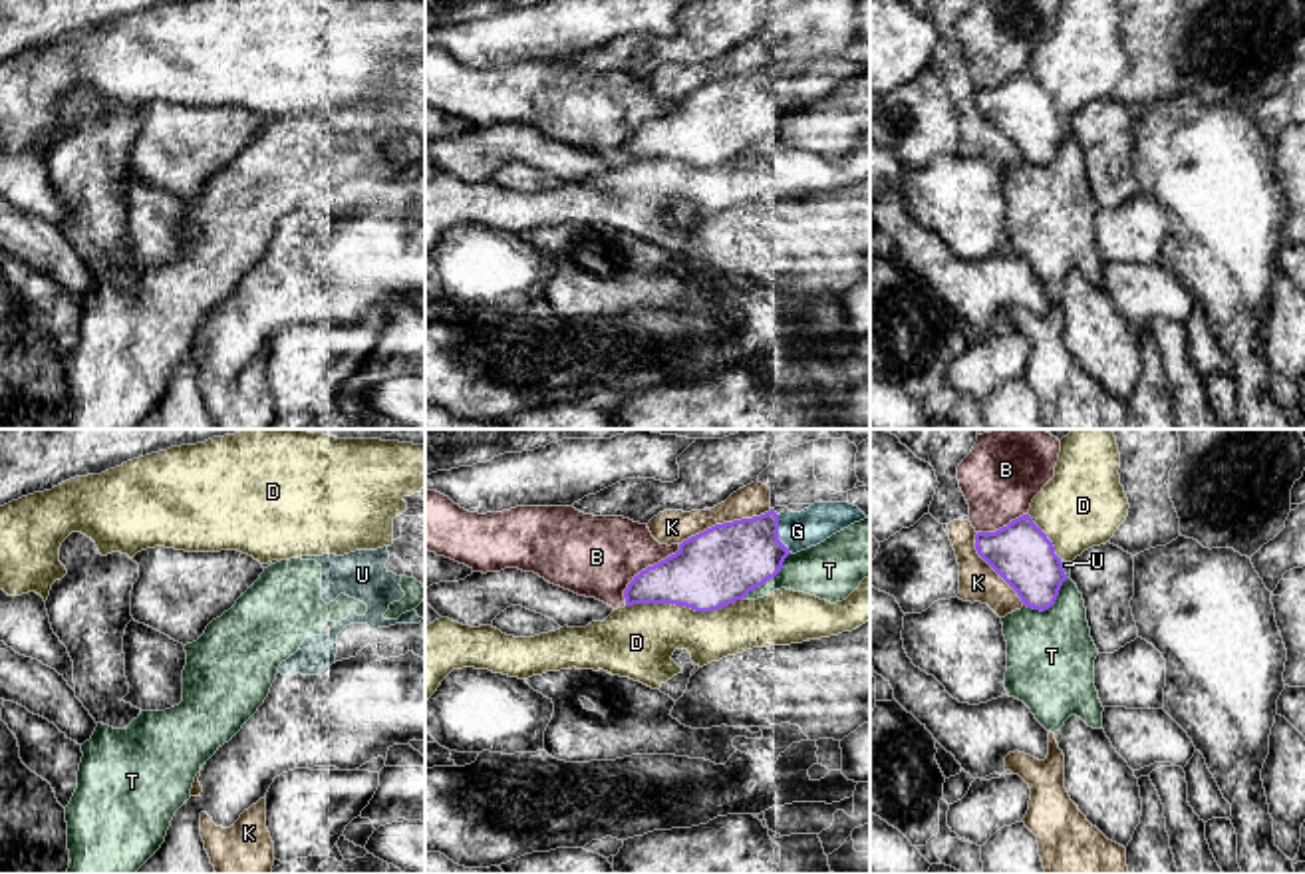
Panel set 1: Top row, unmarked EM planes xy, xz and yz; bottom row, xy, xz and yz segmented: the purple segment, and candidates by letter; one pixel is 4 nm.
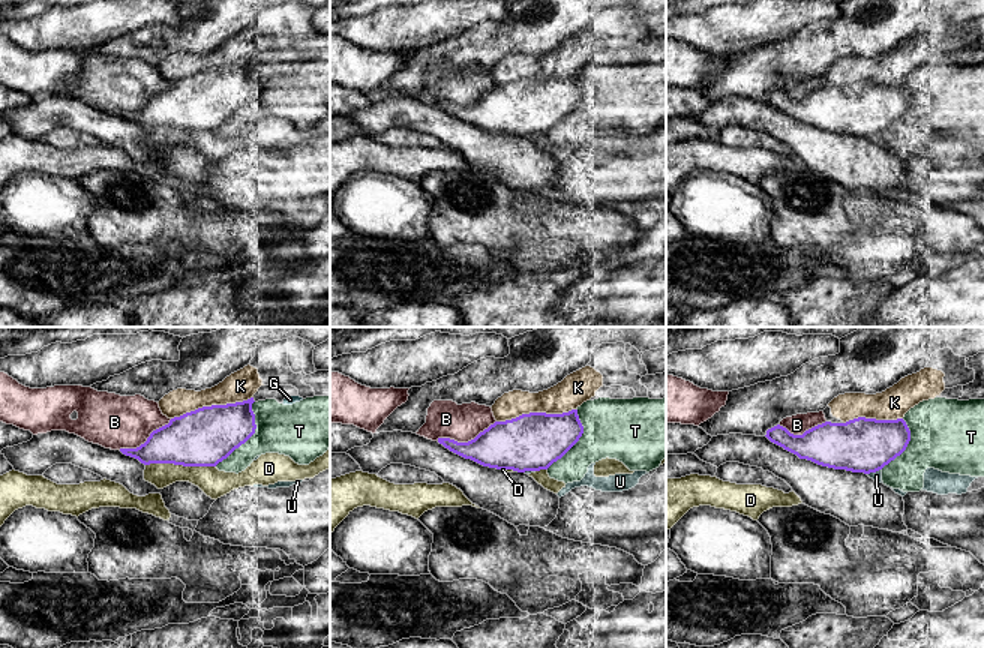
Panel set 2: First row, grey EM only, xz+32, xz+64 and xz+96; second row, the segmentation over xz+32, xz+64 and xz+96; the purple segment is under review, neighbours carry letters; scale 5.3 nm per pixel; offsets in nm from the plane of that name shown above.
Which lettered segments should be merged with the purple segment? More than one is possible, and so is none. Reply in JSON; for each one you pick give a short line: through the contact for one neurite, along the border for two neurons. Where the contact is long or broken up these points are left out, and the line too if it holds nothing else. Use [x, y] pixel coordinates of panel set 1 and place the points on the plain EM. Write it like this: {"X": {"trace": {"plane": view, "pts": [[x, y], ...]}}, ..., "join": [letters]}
{"join": ["G"]}

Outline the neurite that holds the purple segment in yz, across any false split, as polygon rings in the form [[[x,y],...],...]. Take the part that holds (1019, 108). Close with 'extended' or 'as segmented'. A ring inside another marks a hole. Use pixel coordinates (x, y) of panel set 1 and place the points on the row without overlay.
[[[1029,70],[995,87],[977,87],[975,105],[1033,165],[1049,165],[1067,135],[1053,97]]]; as segmented

